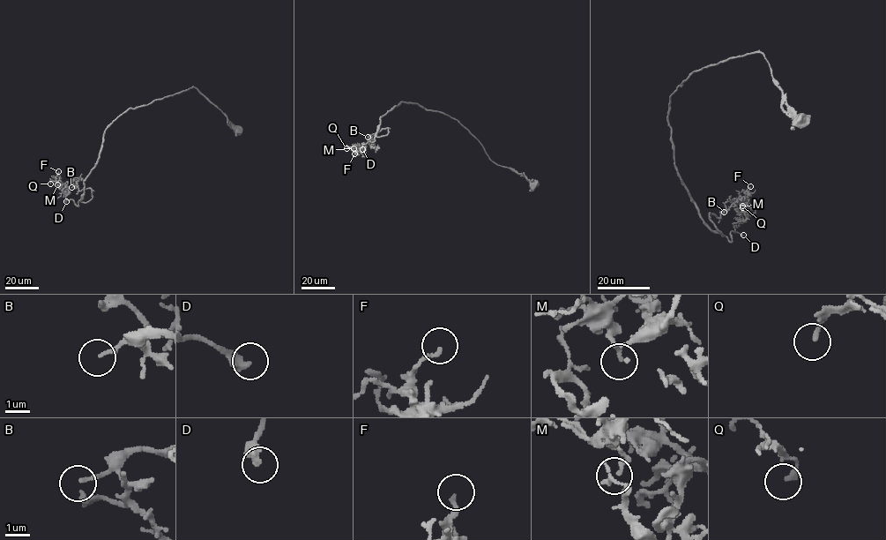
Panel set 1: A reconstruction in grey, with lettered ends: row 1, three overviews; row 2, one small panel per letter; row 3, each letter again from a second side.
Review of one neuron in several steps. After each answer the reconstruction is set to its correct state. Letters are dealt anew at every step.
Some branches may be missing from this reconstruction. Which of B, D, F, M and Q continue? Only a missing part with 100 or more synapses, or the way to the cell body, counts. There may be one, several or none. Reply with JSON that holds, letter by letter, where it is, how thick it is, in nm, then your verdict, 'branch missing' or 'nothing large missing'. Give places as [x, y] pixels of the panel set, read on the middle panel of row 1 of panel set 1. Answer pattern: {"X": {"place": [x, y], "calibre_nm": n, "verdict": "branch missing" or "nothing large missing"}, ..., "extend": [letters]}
{"B": {"place": [368, 137], "calibre_nm": 150, "verdict": "branch missing"}, "D": {"place": [362, 149], "calibre_nm": 360, "verdict": "branch missing"}, "F": {"place": [354, 153], "calibre_nm": 150, "verdict": "nothing large missing"}, "M": {"place": [353, 148], "calibre_nm": 140, "verdict": "nothing large missing"}, "Q": {"place": [346, 148], "calibre_nm": 180, "verdict": "nothing large missing"}, "extend": ["B", "D"]}

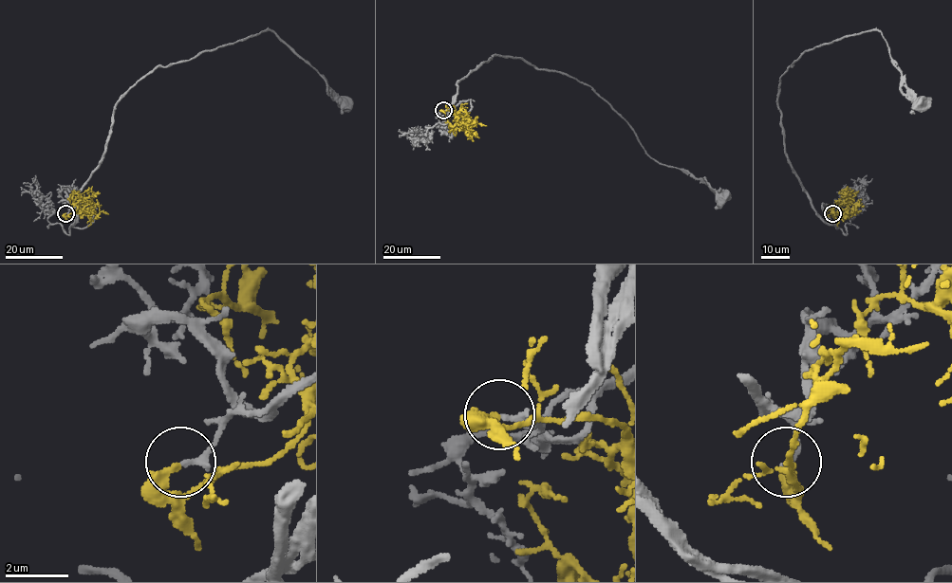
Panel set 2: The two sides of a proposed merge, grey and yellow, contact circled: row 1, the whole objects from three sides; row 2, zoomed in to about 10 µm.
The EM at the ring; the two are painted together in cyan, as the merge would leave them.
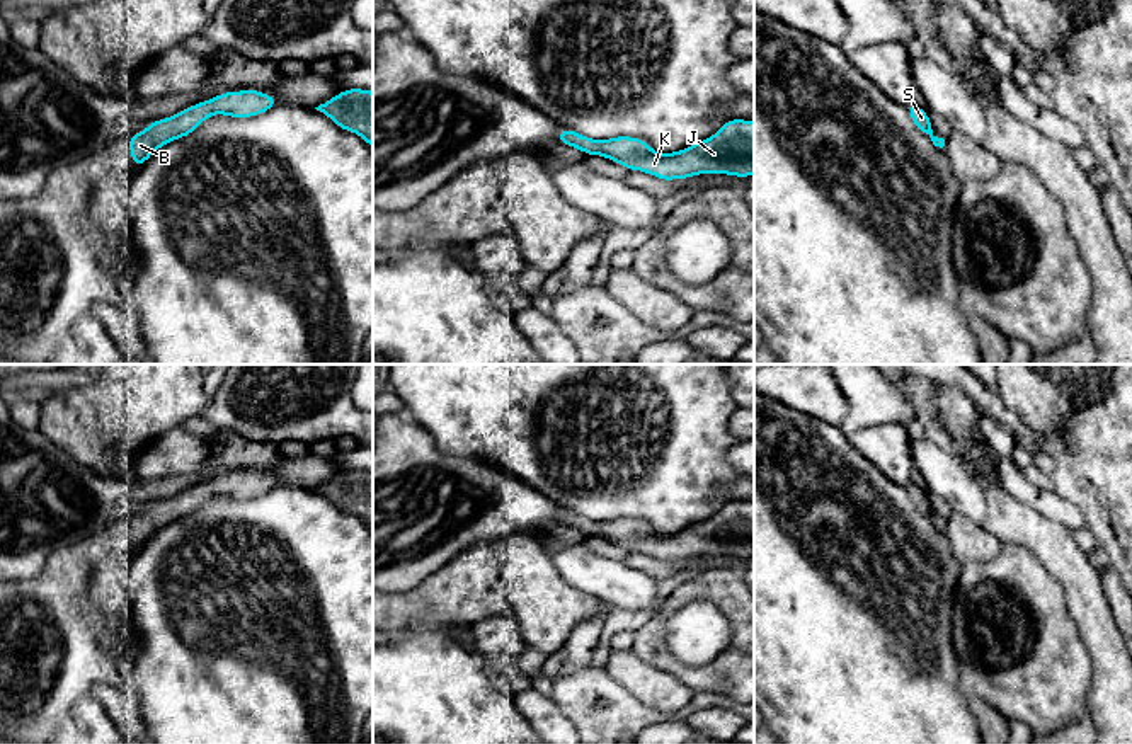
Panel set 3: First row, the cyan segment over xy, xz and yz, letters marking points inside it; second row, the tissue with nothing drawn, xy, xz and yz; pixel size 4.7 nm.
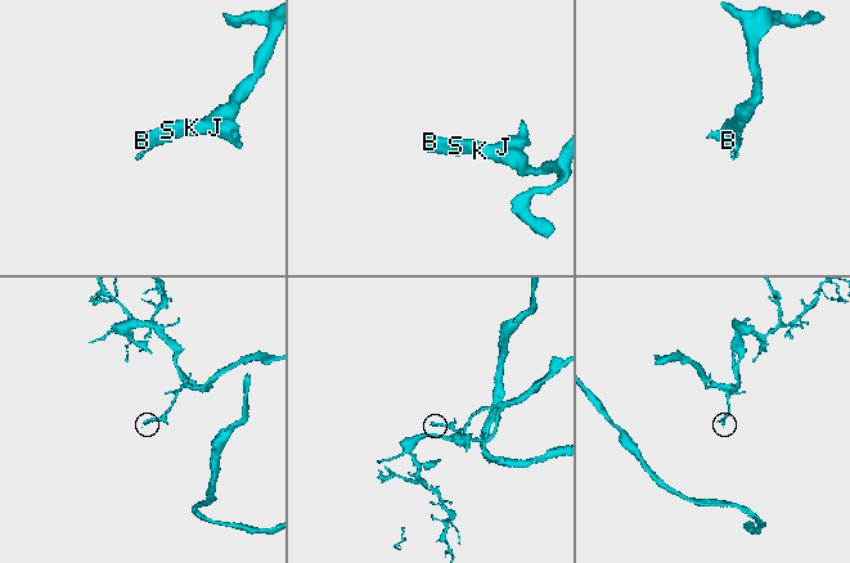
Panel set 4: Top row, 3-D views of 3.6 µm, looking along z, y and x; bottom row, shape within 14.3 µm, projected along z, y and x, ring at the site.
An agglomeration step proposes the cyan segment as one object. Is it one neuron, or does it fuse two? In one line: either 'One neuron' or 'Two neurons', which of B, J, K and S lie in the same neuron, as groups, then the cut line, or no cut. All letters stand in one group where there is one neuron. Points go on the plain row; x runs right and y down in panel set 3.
One neuron. Groups: B J K S. No split

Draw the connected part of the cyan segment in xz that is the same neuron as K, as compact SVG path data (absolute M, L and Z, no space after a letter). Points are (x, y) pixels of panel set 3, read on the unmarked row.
M729 501L713 518L674 535L655 535L640 519L591 521L565 509L558 512L558 524L664 562L698 555L729 555L746 560L754 555L754 502L744 501Z

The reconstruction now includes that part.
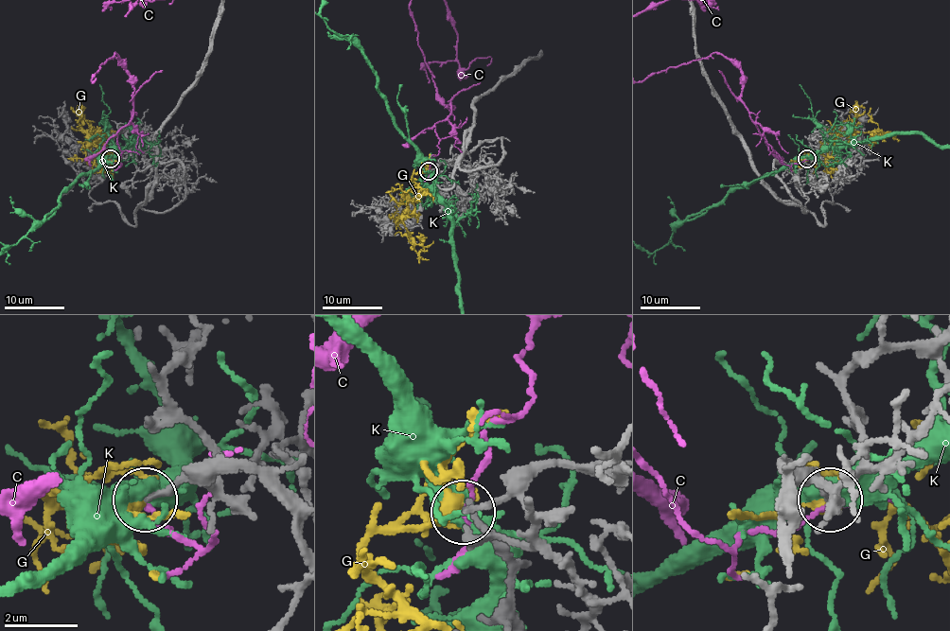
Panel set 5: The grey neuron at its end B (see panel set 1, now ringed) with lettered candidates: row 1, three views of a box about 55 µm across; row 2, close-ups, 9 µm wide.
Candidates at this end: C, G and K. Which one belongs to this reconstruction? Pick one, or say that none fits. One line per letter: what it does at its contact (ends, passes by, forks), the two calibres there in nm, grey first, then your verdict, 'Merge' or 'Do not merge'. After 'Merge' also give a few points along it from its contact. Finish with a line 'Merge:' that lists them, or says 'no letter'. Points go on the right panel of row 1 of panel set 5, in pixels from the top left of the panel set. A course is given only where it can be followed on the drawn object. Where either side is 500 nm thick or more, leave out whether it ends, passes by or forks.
C: It passes by. Thickness 150 nm (grey) against 120 nm. Do not merge
G: It passes by. Thickness 160 nm (grey) against 320 nm. Merge. Its course: (805, 159), (826, 162), (833, 151), (833, 142), (844, 133), (886, 131), (895, 136)
K: Thickness 170 nm (grey) against 550 nm. Do not merge
Merge: G

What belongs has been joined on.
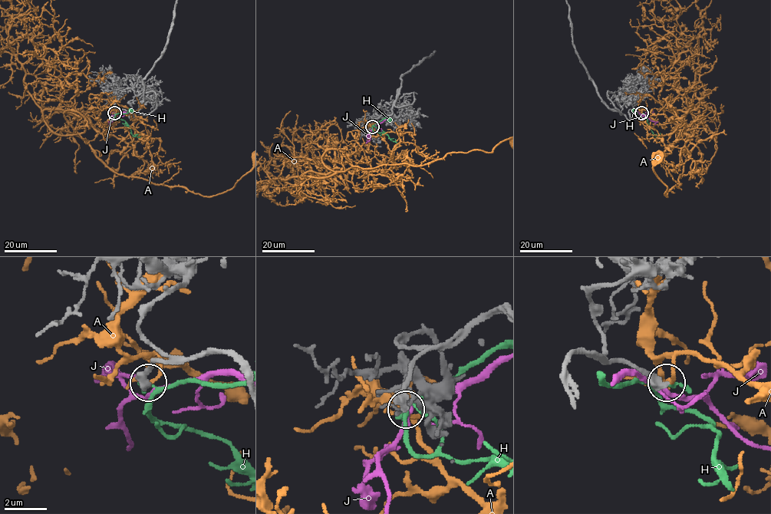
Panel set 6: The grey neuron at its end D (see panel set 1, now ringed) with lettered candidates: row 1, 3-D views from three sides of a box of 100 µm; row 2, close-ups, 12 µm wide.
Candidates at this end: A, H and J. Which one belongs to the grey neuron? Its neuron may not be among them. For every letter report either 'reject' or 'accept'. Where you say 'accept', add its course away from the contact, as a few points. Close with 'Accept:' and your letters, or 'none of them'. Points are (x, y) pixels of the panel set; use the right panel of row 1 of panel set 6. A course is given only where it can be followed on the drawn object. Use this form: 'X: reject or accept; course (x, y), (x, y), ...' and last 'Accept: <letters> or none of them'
A: reject
H: reject
J: reject
Accept: none of them

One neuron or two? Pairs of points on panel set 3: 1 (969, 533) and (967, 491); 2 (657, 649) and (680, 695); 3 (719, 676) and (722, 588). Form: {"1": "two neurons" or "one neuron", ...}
{"1": "two neurons", "2": "two neurons", "3": "one neuron"}

